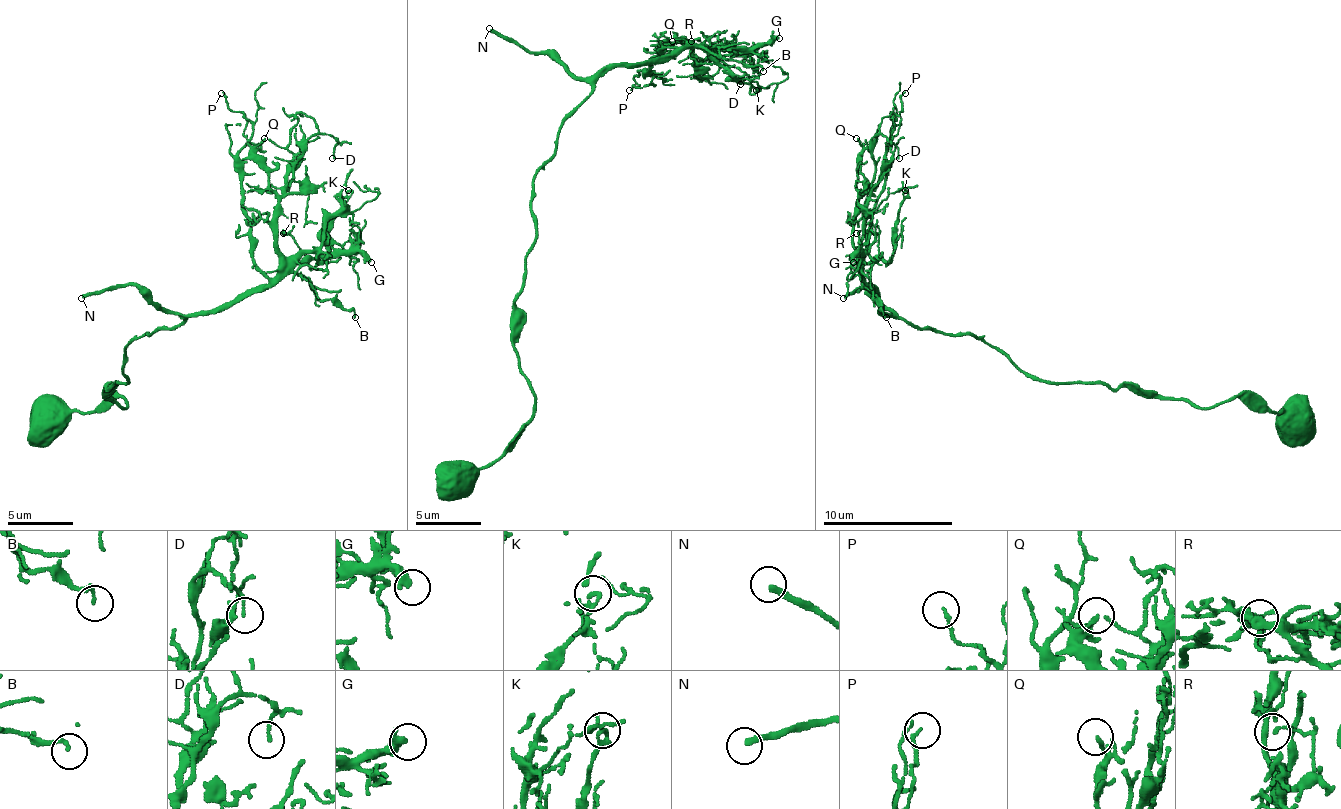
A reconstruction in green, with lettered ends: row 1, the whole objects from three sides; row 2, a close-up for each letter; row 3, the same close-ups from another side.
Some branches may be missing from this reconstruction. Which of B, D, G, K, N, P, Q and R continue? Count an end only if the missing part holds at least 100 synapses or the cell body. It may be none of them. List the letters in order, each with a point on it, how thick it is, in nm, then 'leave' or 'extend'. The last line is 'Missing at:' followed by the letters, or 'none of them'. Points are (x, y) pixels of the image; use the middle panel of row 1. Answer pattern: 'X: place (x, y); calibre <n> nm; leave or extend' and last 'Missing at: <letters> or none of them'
B: place (763, 71); calibre 160 nm; leave
D: place (740, 84); calibre 120 nm; leave
G: place (779, 38); calibre 380 nm; leave
K: place (756, 90); calibre 140 nm; leave
N: place (489, 28); calibre 240 nm; extend
P: place (629, 90); calibre 130 nm; leave
Q: place (672, 41); calibre 100 nm; leave
R: place (691, 41); calibre 140 nm; leave
Missing at: N

